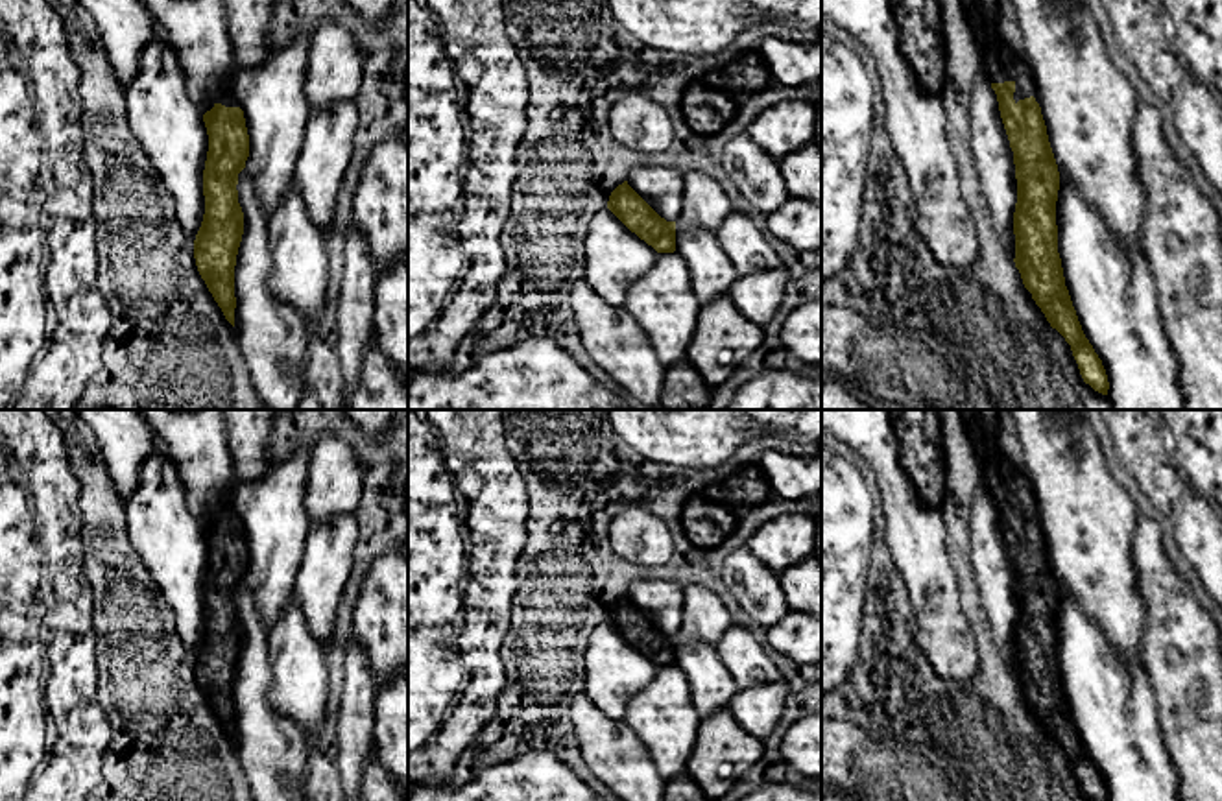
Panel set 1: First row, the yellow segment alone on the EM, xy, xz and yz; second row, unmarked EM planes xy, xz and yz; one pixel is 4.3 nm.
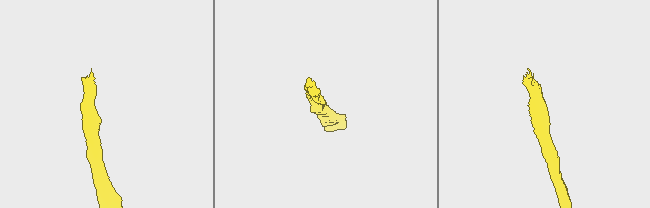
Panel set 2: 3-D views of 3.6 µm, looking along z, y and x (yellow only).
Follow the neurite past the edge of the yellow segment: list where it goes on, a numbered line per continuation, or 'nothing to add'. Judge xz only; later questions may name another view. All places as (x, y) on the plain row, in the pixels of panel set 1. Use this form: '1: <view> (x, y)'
nothing to add

